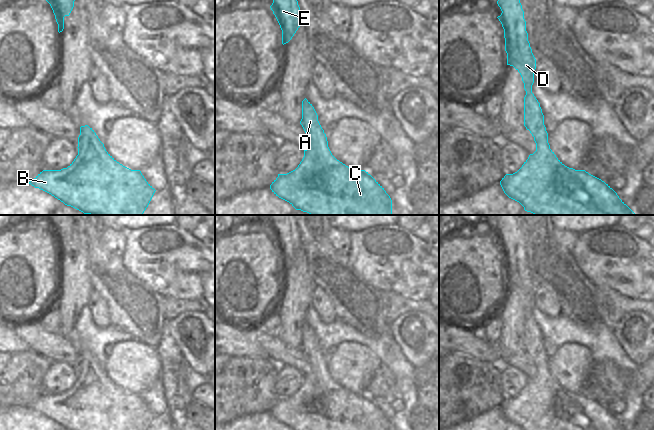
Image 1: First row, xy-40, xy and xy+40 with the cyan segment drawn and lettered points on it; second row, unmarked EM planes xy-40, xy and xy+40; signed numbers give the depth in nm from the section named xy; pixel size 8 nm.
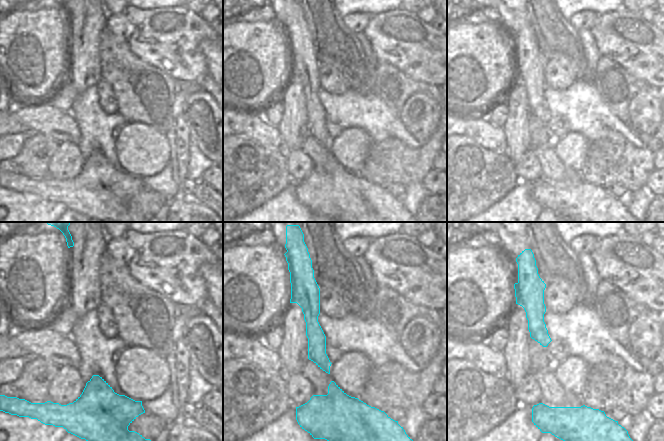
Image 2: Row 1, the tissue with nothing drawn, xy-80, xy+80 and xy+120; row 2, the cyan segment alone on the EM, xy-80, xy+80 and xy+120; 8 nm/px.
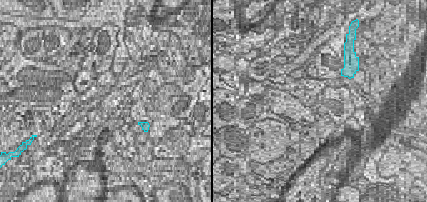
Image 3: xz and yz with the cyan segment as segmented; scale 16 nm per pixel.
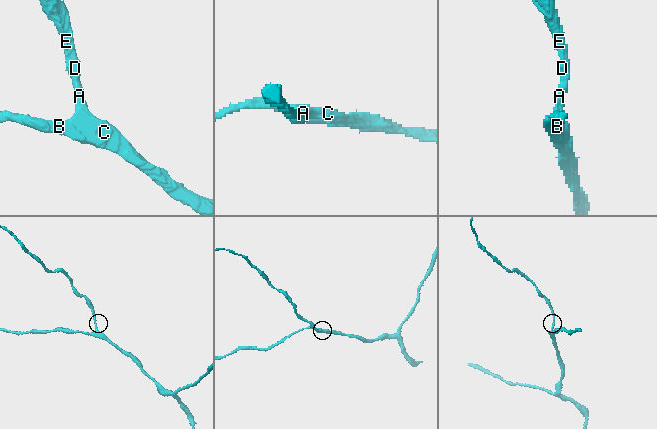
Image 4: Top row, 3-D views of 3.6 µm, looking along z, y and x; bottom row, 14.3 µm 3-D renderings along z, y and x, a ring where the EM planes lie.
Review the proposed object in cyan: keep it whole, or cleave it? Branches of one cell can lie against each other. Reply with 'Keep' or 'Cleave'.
Keep

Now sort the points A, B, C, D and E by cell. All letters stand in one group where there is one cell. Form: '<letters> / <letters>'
A B C D E

